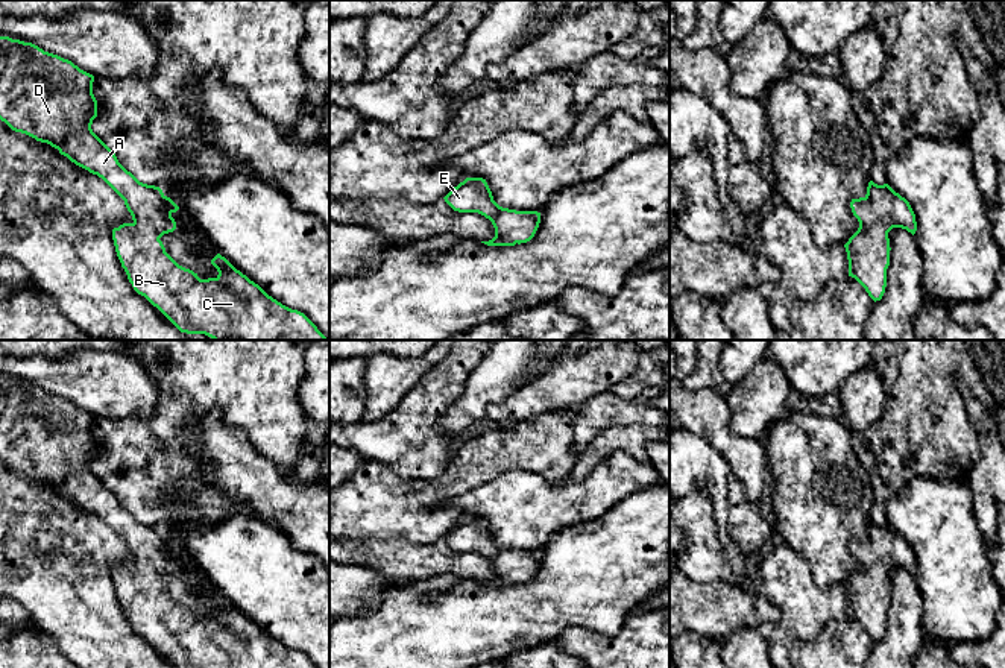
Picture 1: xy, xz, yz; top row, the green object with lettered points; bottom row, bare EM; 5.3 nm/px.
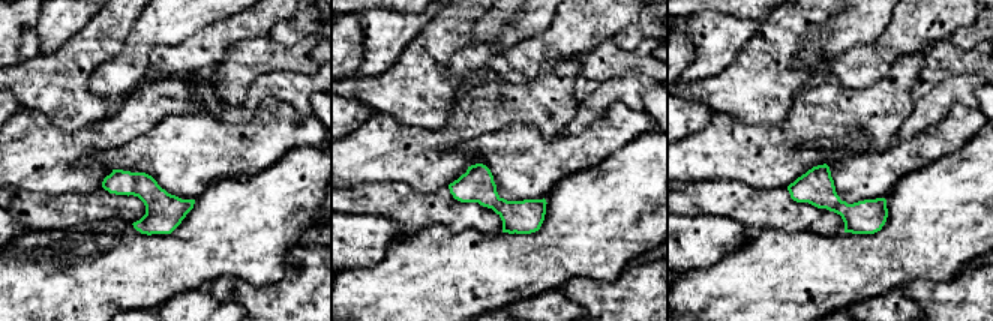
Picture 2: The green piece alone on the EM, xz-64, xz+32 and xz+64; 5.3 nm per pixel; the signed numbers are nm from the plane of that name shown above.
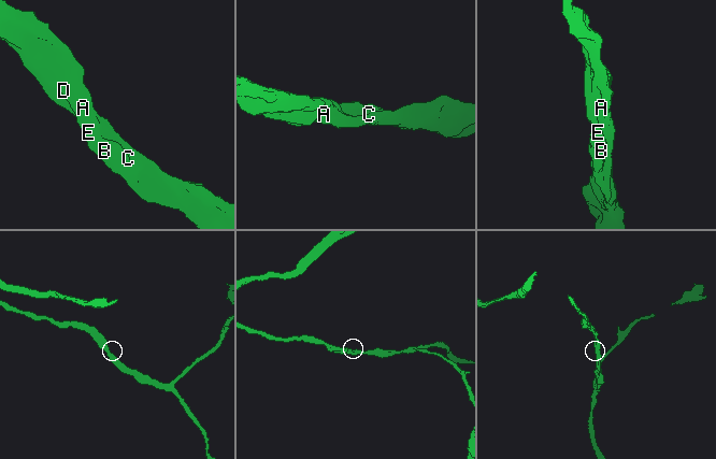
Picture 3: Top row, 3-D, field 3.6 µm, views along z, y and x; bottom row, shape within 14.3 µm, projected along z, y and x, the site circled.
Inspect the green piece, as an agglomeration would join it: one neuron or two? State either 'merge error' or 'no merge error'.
no merge error

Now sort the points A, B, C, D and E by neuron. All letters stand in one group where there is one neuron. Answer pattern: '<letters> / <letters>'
A B C D E

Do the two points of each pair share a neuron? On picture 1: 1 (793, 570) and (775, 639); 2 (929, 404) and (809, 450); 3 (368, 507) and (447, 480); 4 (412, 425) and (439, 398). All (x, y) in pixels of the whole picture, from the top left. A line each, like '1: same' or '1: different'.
1: same
2: different
3: same
4: same

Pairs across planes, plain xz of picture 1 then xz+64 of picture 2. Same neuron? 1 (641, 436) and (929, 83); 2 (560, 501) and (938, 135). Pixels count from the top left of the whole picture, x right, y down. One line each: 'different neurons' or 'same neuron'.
1: different neurons
2: same neuron

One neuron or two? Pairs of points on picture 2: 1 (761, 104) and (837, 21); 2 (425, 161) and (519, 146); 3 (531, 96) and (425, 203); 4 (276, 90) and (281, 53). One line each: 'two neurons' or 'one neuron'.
1: one neuron
2: two neurons
3: two neurons
4: two neurons

